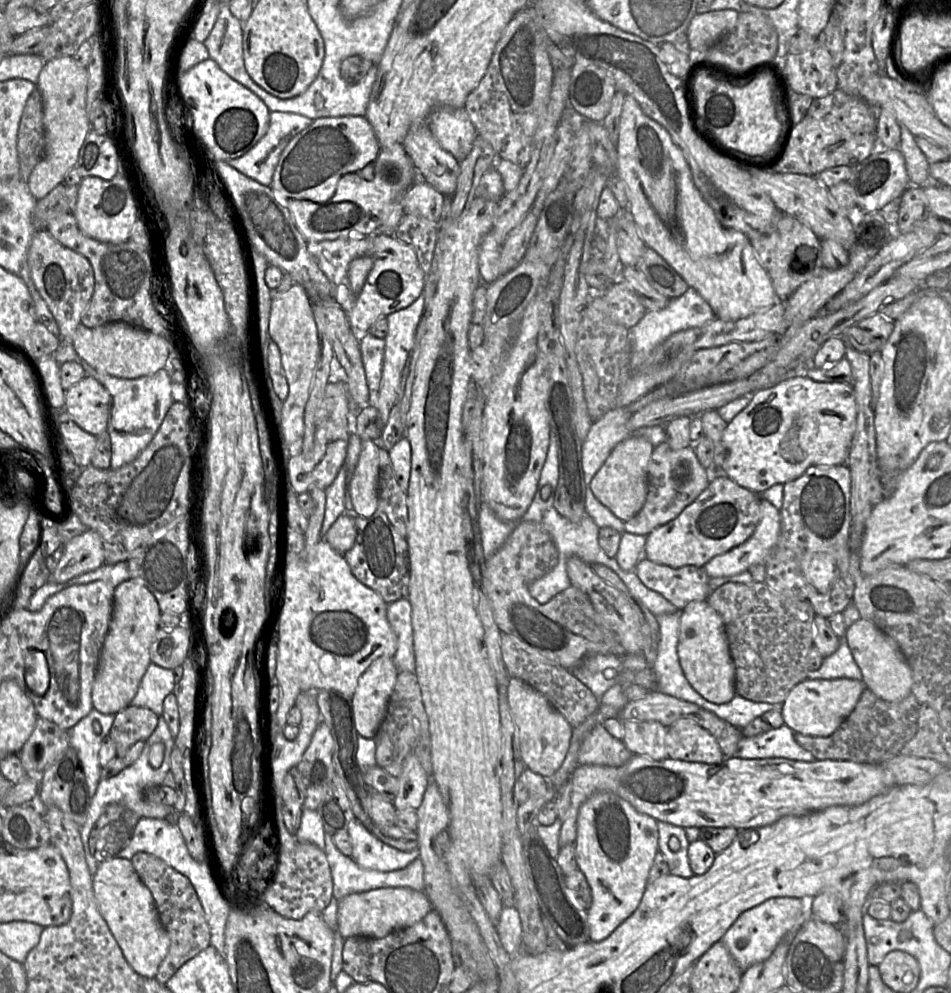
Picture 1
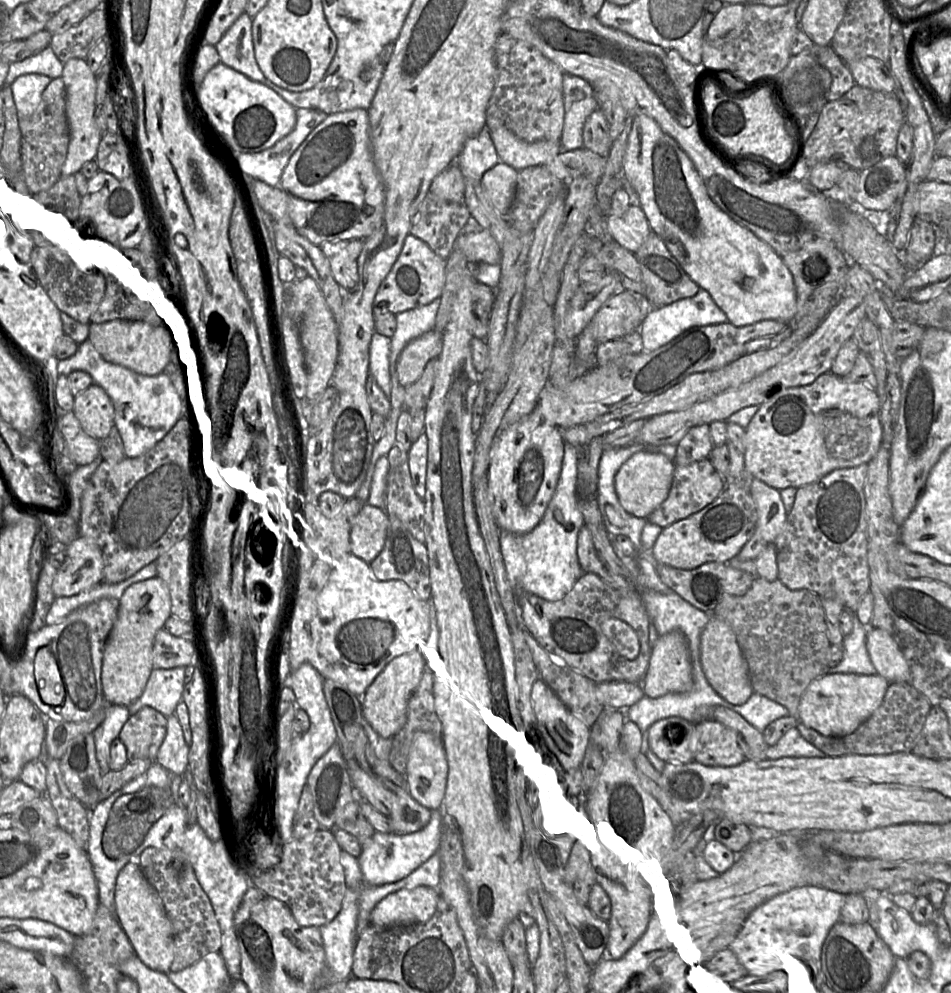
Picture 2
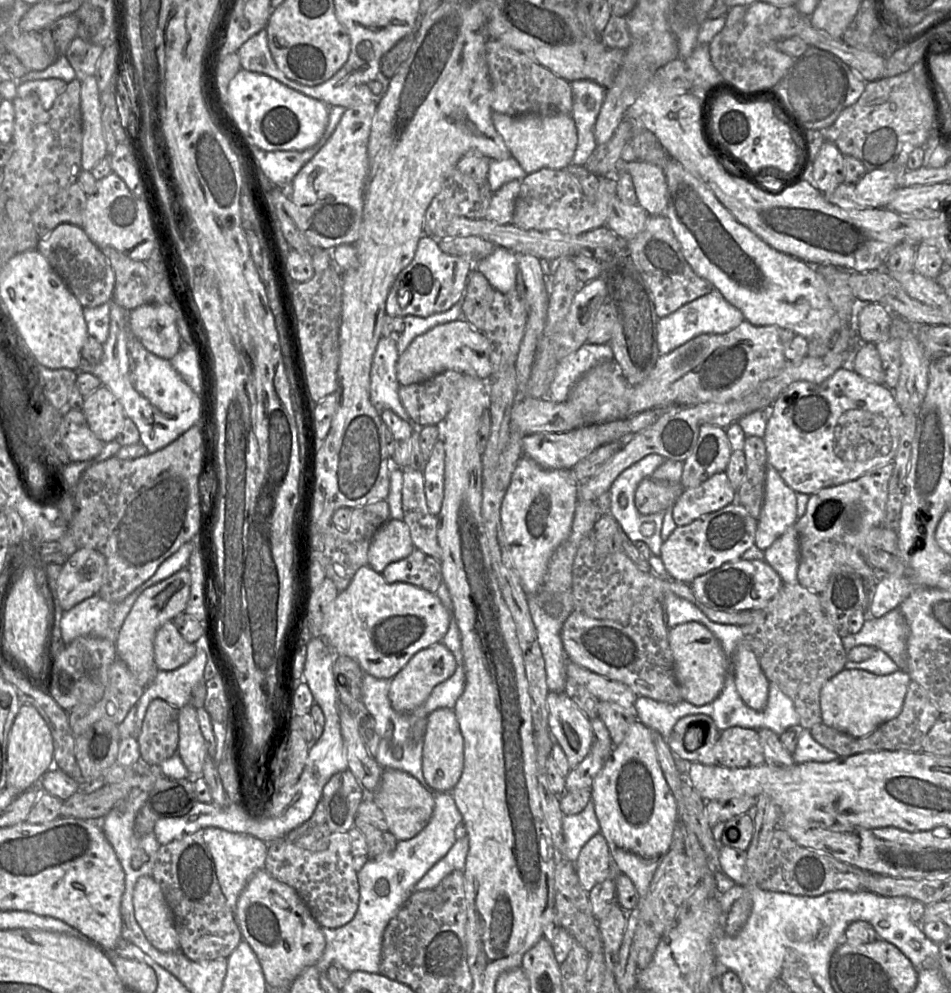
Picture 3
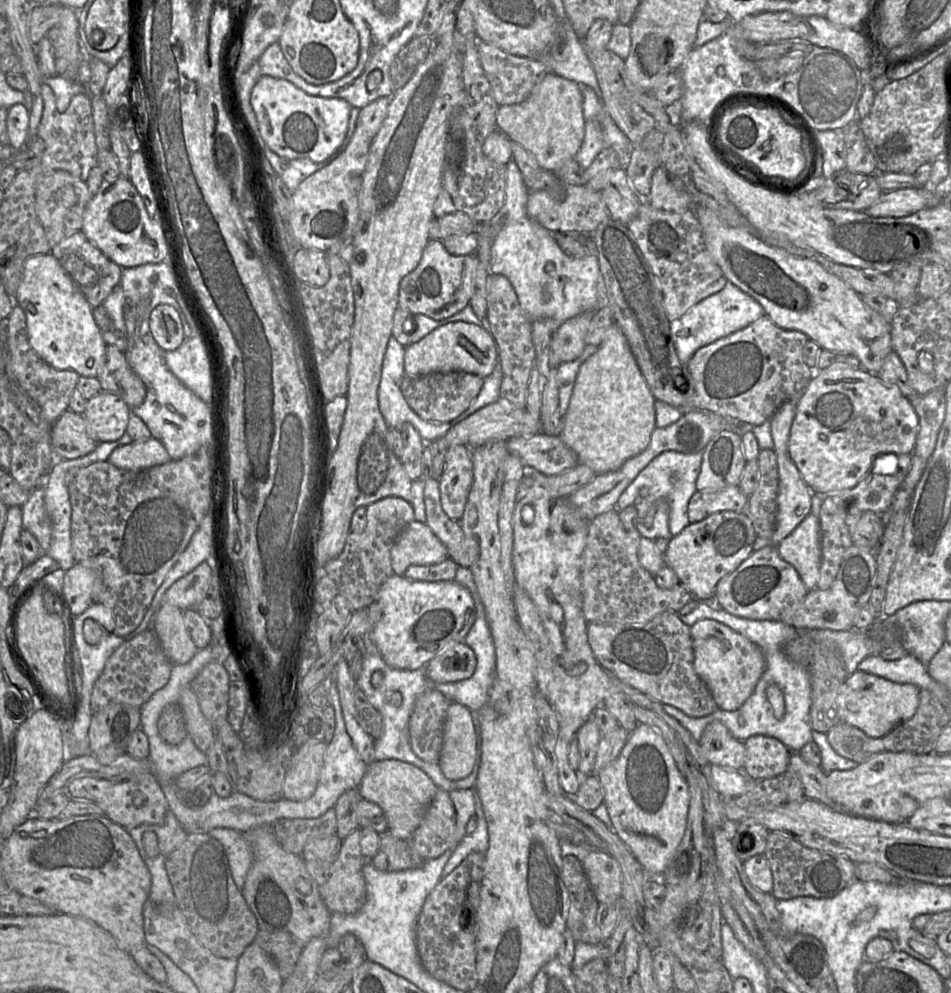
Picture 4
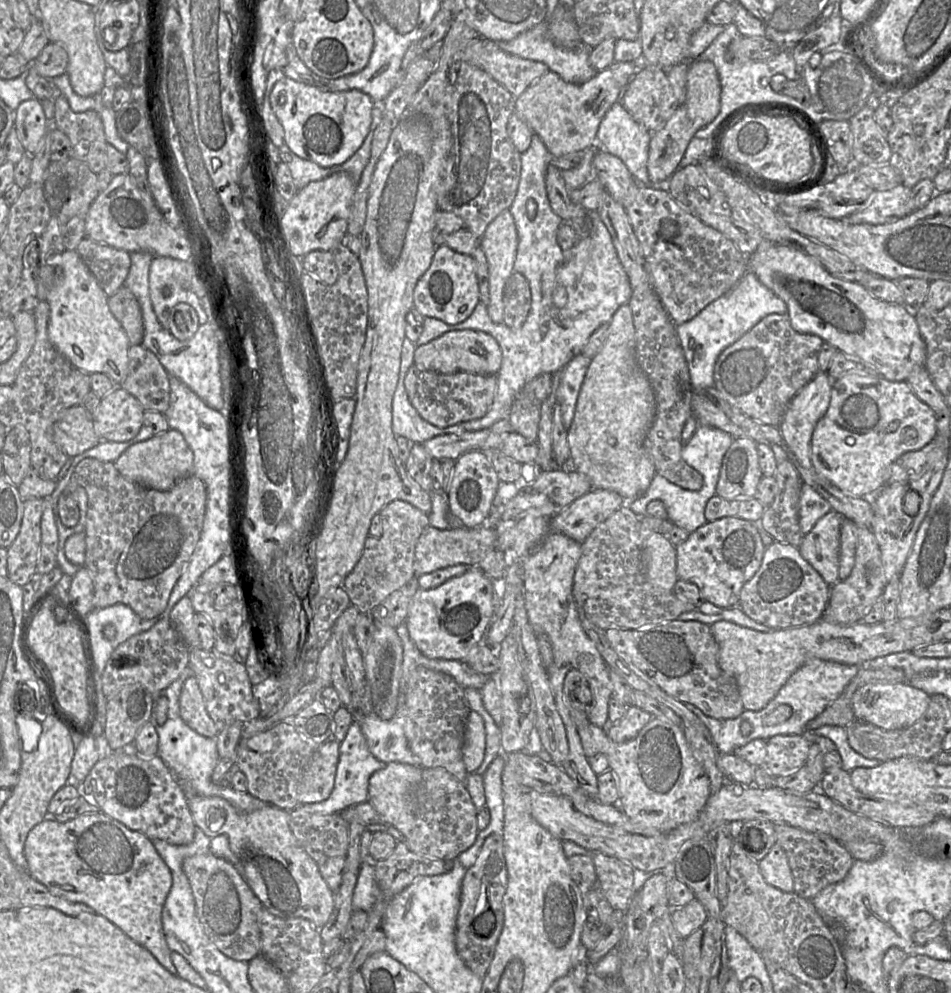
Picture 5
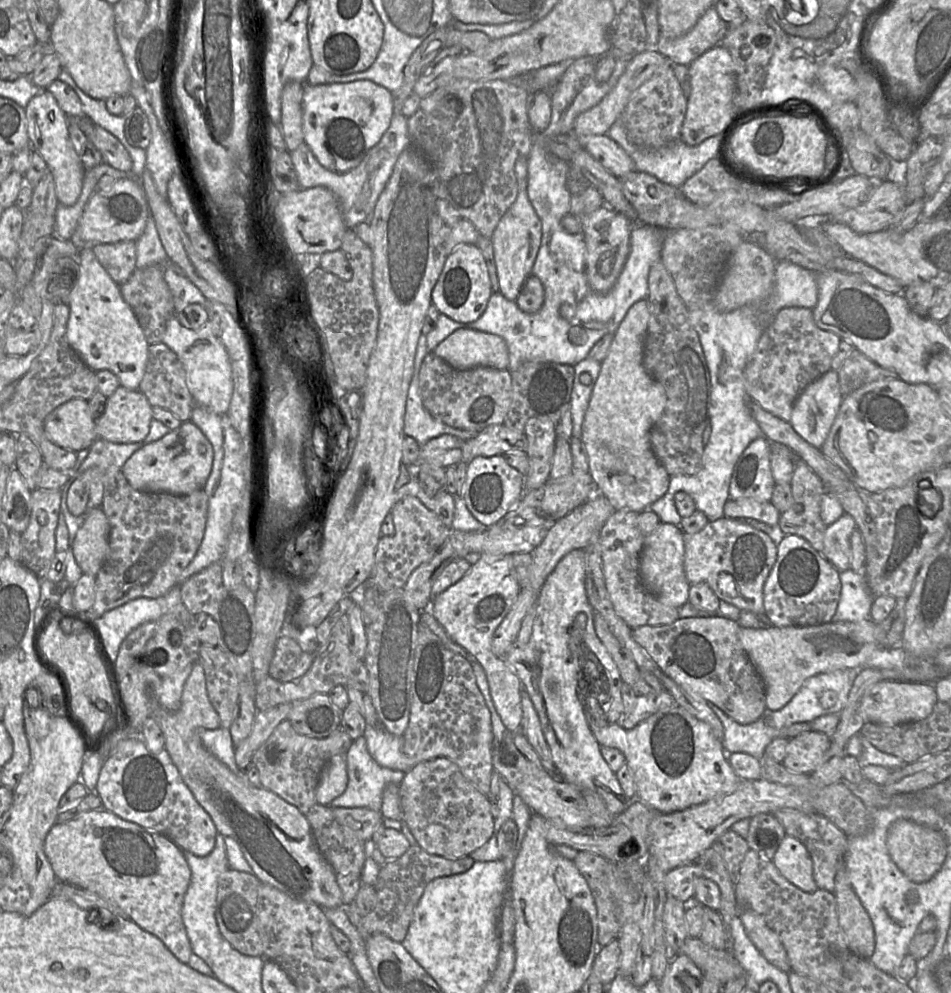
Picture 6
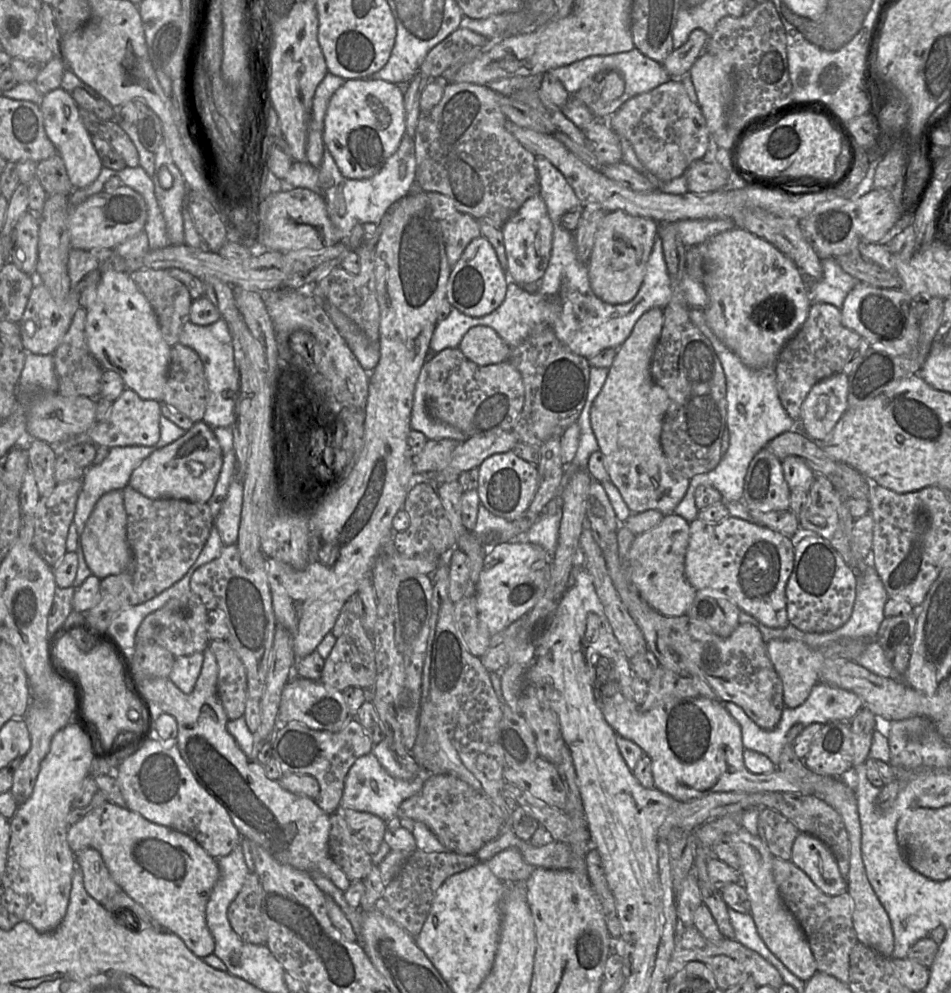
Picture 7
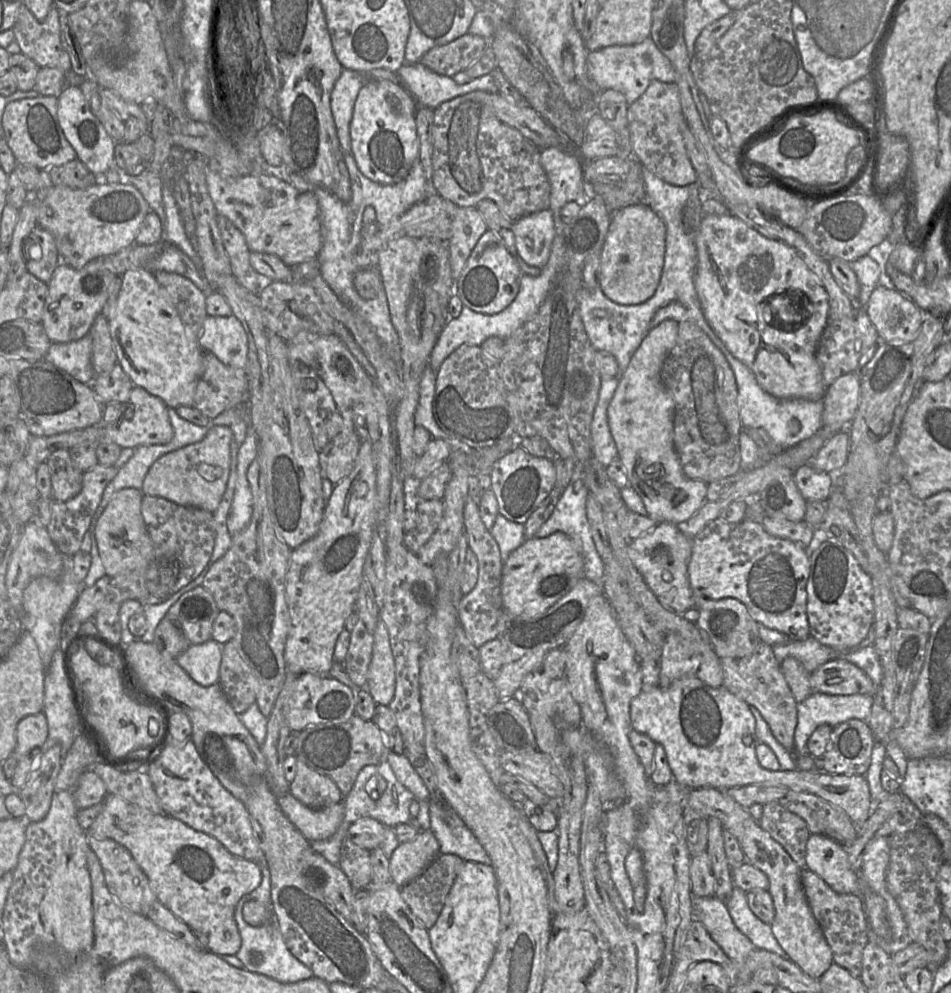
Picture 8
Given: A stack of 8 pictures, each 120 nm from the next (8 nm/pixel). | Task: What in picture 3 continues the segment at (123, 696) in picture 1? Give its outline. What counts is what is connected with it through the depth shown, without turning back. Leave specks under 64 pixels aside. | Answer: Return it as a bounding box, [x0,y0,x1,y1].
[115,568,190,686]

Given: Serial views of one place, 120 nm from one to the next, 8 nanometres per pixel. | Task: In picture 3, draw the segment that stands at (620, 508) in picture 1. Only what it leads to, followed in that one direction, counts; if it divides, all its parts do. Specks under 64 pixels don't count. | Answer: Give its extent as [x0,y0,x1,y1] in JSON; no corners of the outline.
[634,477,681,515]

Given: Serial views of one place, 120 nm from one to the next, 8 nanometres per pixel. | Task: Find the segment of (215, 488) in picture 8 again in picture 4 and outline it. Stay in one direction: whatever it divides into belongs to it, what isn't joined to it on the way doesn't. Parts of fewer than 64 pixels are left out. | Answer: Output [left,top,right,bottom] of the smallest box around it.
[107,437,171,471]

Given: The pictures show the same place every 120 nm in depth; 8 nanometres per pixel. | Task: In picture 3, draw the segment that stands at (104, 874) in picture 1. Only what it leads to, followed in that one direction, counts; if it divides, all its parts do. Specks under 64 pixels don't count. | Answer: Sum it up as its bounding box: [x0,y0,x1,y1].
[133,876,179,950]

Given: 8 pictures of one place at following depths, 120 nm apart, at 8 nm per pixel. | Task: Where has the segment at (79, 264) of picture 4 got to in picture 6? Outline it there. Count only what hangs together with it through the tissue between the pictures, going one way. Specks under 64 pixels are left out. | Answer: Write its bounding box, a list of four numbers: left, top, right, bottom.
[90,240,136,285]

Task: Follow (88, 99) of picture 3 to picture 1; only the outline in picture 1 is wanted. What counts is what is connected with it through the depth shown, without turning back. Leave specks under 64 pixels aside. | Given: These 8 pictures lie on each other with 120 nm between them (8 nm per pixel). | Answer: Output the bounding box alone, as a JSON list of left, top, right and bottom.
[27,56,91,200]

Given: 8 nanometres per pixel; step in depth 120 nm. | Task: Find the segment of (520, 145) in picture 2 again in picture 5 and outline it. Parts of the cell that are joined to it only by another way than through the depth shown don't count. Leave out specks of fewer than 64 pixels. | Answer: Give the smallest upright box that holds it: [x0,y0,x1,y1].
[514,61,642,159]

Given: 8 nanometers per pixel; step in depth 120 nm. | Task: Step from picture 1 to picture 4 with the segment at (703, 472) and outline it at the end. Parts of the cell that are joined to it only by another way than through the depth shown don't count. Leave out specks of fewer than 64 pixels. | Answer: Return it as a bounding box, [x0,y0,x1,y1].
[687,486,748,523]

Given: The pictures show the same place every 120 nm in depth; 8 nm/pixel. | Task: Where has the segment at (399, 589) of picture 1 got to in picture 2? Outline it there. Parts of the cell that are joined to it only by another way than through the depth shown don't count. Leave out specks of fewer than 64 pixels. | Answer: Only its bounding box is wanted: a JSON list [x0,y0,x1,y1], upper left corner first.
[369,525,431,601]

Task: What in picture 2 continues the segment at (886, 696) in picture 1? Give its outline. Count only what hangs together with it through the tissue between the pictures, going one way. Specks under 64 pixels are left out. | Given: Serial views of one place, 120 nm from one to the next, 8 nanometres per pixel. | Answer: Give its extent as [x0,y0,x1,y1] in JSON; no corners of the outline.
[866,626,910,684]

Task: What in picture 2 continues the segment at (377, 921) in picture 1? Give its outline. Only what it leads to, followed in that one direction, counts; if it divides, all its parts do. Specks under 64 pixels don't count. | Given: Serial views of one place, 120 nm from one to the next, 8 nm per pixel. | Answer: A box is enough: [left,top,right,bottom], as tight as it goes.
[369,886,440,927]

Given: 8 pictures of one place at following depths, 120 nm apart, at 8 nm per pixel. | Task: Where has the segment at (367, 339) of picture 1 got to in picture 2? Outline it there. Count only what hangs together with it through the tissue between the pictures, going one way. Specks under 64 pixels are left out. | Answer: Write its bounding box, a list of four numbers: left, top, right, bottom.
[369,332,391,398]

